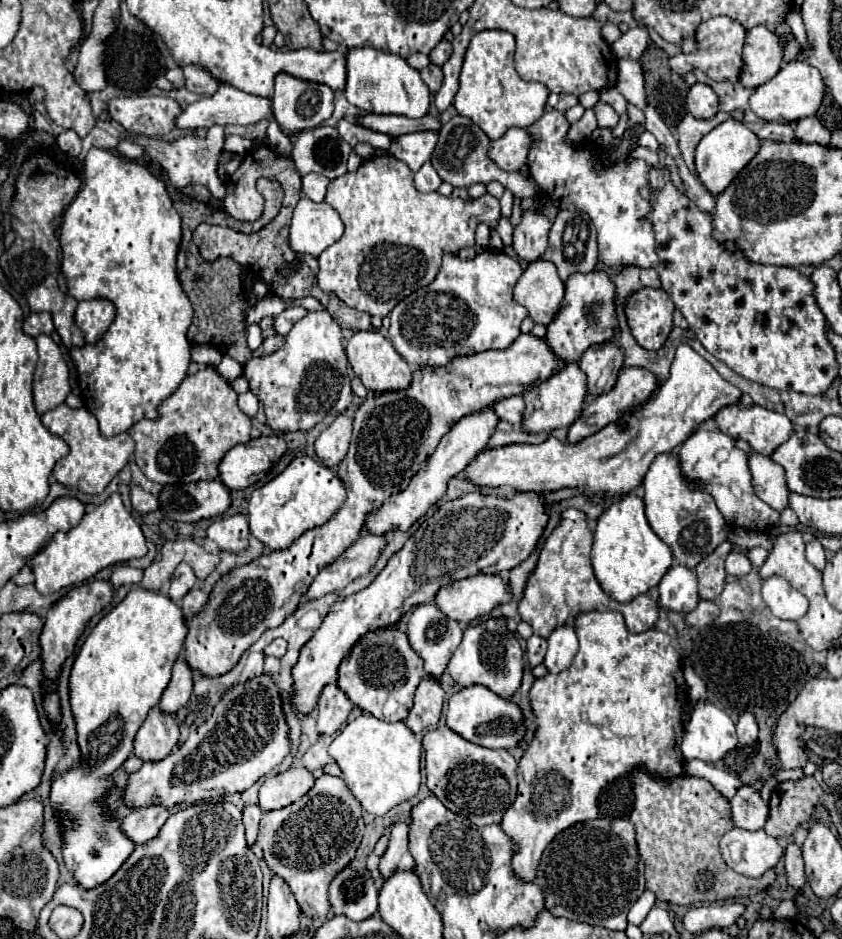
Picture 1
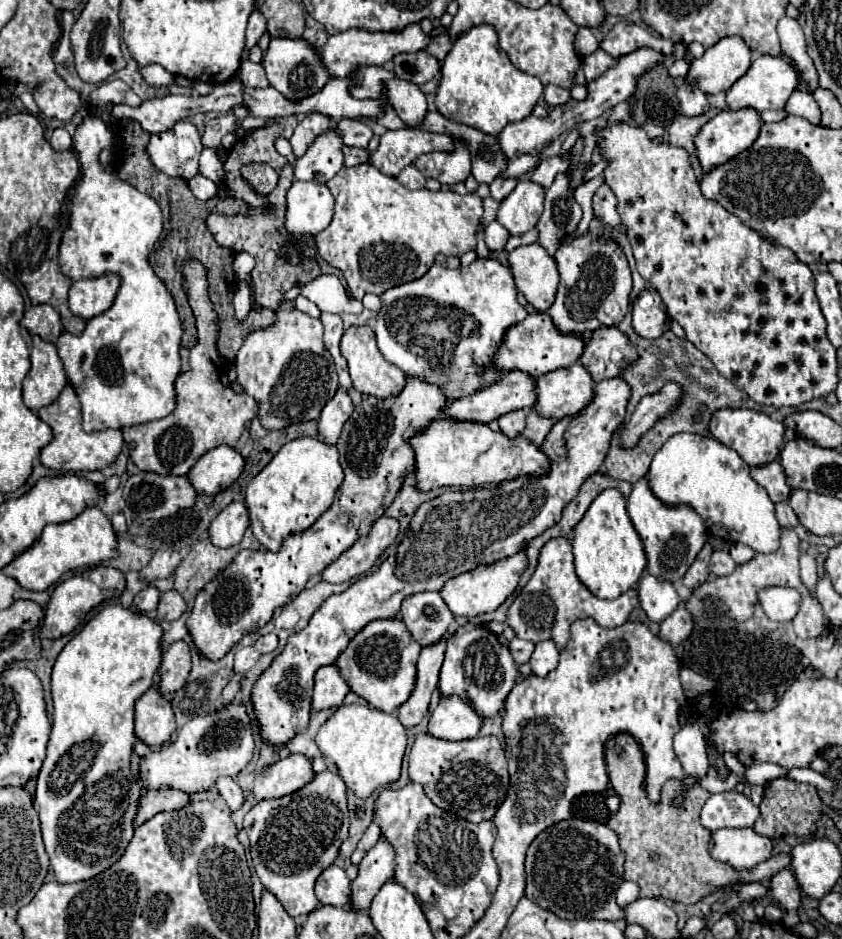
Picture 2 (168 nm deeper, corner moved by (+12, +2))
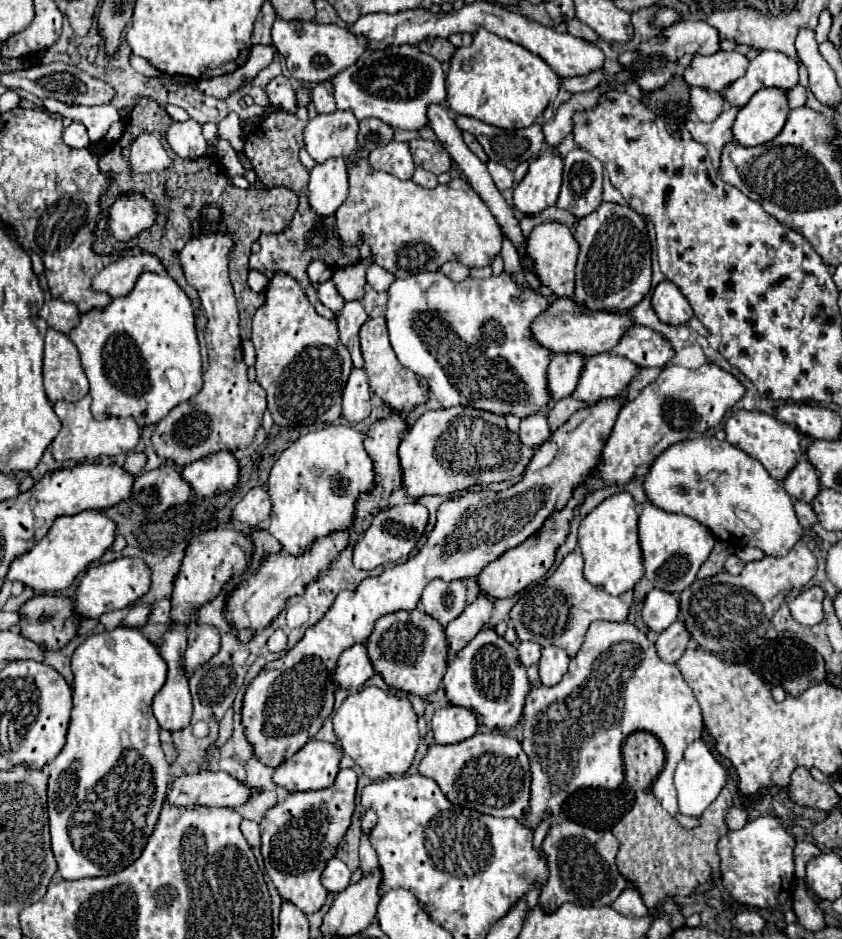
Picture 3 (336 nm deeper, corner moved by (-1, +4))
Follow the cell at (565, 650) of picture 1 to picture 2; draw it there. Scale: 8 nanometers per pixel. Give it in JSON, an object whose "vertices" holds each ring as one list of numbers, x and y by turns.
{"vertices":[[545,640,535,644,535,652,529,660,531,672,535,676,547,676,557,666,557,662,559,662,559,650,553,646,553,642]]}

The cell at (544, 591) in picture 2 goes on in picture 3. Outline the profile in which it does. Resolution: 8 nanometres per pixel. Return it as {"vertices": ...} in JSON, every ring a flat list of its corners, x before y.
{"vertices":[[570,552,564,556,556,572,546,578,544,584,532,588,532,596,522,596,514,608,510,610,510,618,514,622,516,634,520,640,532,640,542,646,560,646,566,650,570,658,576,656,584,642,584,634,594,620,608,620,608,622,624,622,630,614,630,606,634,604,634,592,626,592,622,596,604,594,602,588,592,586,586,582,584,574,584,560,578,552]]}

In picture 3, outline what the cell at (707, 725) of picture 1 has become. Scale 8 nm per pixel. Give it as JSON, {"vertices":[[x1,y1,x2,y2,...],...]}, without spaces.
{"vertices":[[700,738,696,742,692,742,686,752,684,752,684,758,682,762,678,764,676,768,676,774,674,774,674,784,676,784,676,790,678,790,678,806,680,806,680,812,684,816,694,816,698,818,706,806,718,796,718,792,722,790,722,786,726,784,726,770,722,768,722,764,712,756,710,748,706,746,706,742]]}

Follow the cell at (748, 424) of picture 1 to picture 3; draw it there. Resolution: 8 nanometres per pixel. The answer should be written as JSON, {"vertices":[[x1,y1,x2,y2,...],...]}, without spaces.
{"vertices":[[738,410,734,412,724,426,726,440,740,450,744,450,748,456,756,458,774,480,784,480,786,474,794,468,798,462,800,454,800,432,790,428,788,424,780,422,776,416,766,414,766,412,748,412,748,410]]}

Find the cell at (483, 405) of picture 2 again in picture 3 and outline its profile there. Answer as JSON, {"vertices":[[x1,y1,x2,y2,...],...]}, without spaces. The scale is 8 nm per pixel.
{"vertices":[[554,354,548,364,548,392,554,402,570,396,576,388,584,358,580,354]]}

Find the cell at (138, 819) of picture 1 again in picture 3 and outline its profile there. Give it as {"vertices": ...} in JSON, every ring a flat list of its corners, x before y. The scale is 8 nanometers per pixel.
{"vertices":[[198,772,194,776,190,774,182,774,180,778,176,778,168,790,166,802,174,804,174,806,194,806,194,804,202,804,202,806,240,806,242,802,246,802,248,794,252,790,248,790,246,784,234,780,232,776,228,776,226,772]]}

